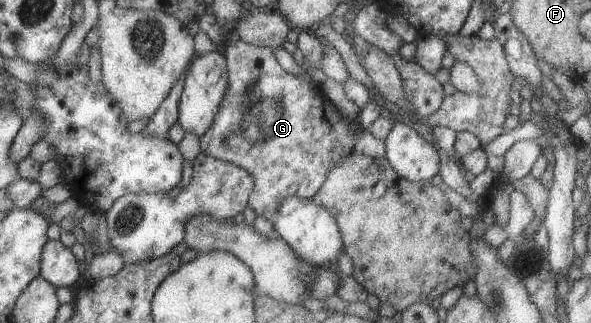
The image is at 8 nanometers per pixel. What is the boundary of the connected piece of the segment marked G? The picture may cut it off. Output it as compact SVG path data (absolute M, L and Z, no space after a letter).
M239 40L226 47L225 58L229 75L228 85L213 125L200 137L201 152L250 172L255 186L250 193L248 206L255 211L257 217L274 223L277 209L284 198L317 197L317 191L326 181L329 171L345 153L352 150L356 133L366 130L362 128L358 119L349 122L339 114L325 93L316 85L305 78L288 73L268 46L253 46Z

